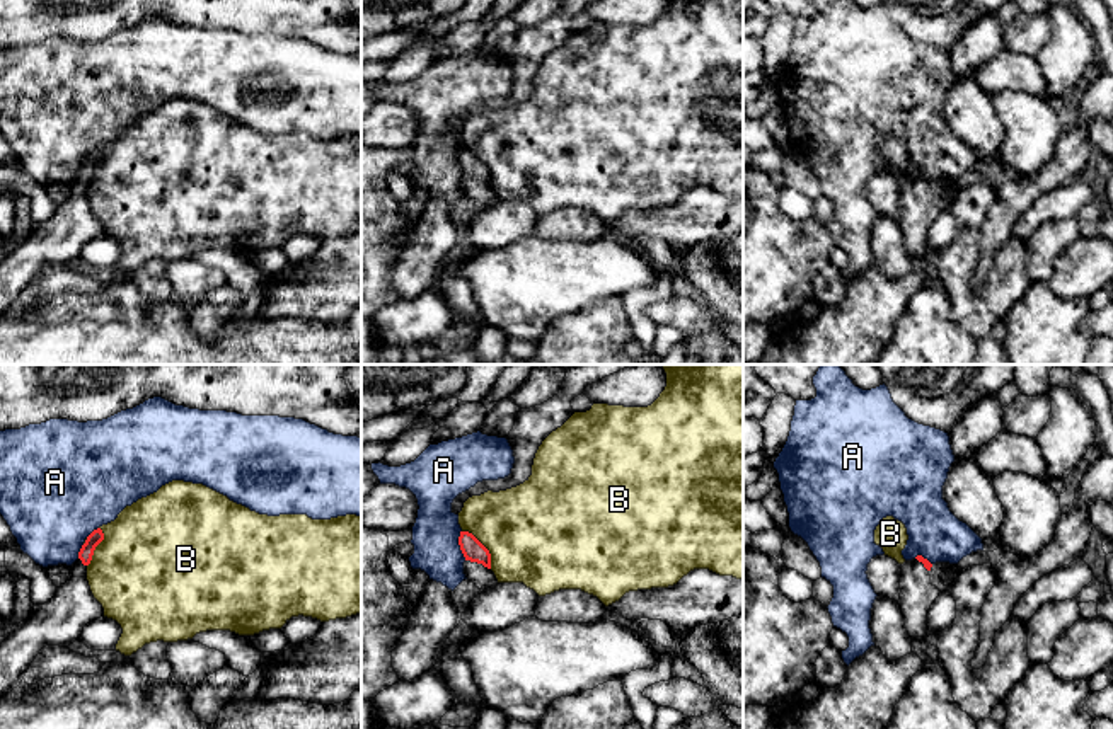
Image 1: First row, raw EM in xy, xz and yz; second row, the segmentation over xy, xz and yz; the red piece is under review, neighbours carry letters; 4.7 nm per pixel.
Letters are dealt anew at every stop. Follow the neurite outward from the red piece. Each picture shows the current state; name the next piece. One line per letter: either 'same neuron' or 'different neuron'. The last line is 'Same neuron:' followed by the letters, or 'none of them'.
A: different neuron
B: different neuron
Same neuron: none of them

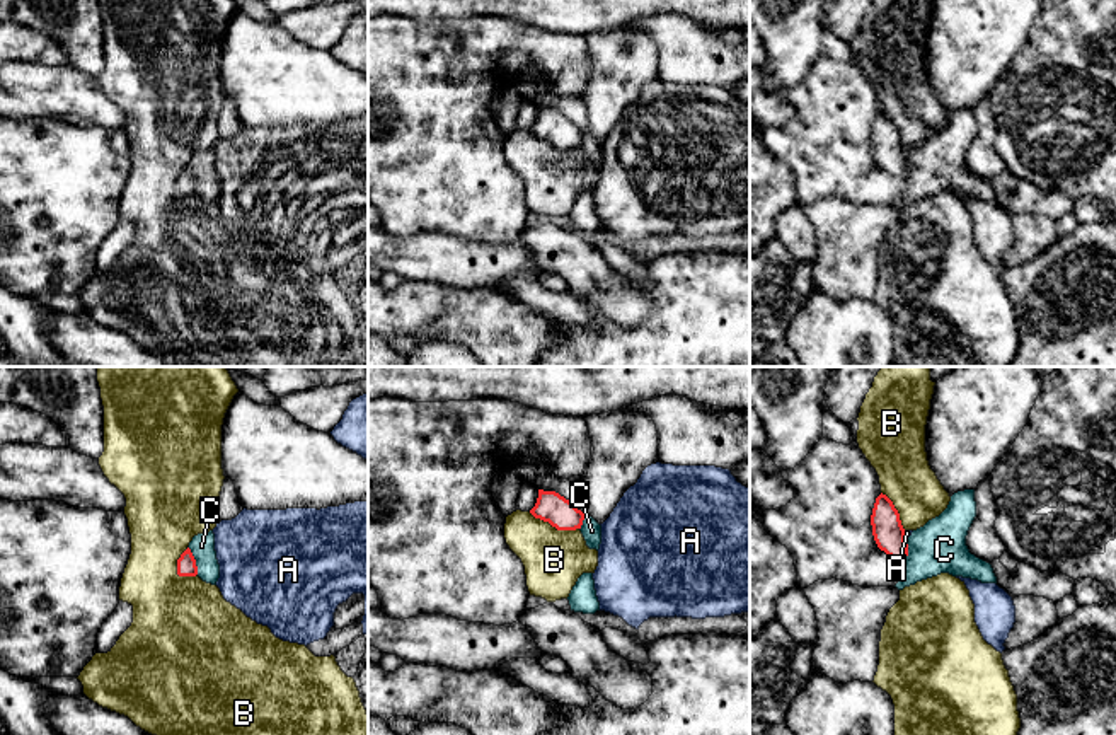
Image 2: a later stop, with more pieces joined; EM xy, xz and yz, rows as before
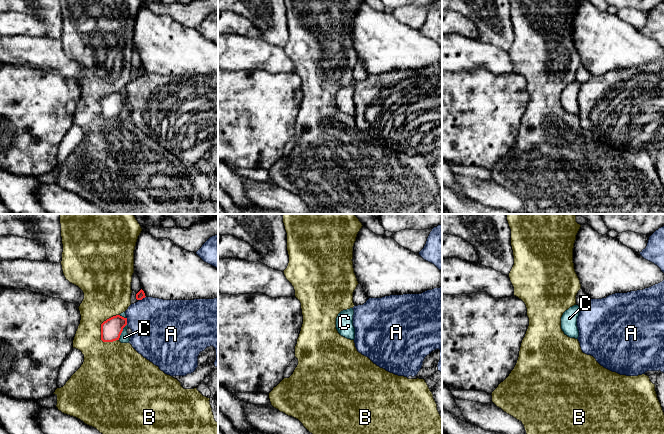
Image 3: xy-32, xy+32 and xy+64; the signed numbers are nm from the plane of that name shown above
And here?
A: different neuron
B: different neuron
C: different neuron
Same neuron: none of them

